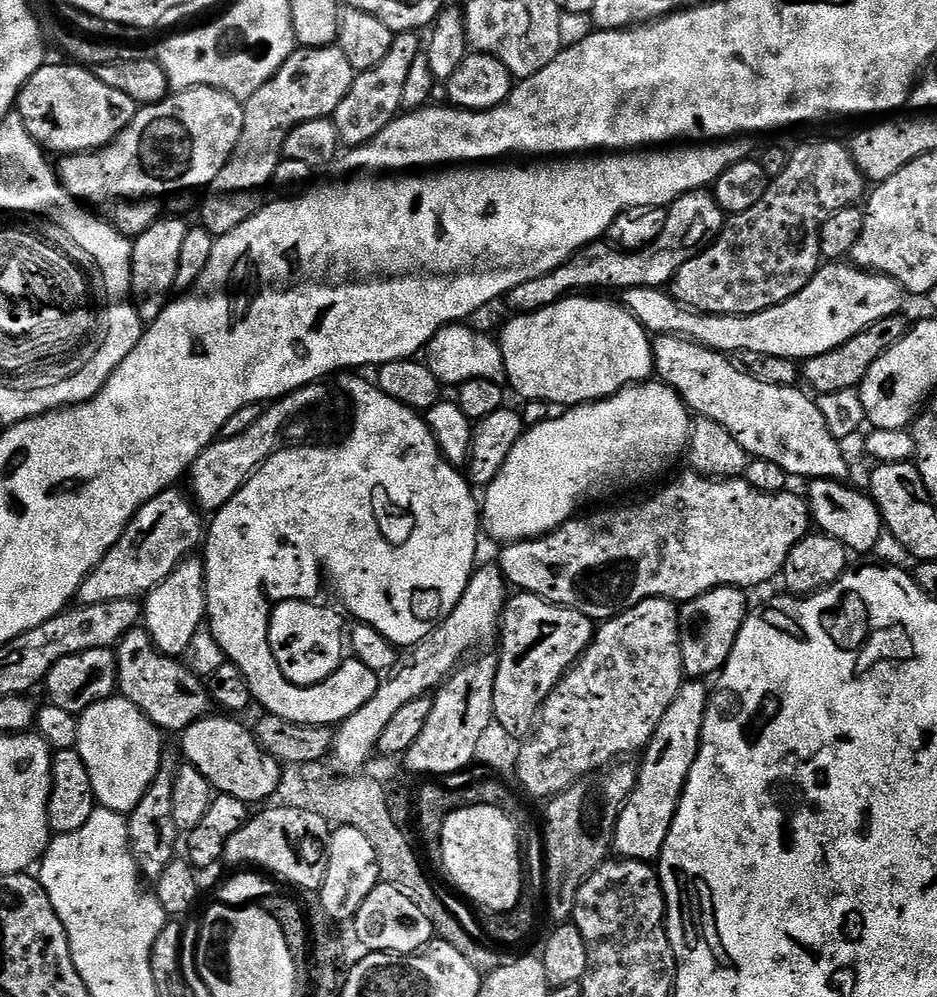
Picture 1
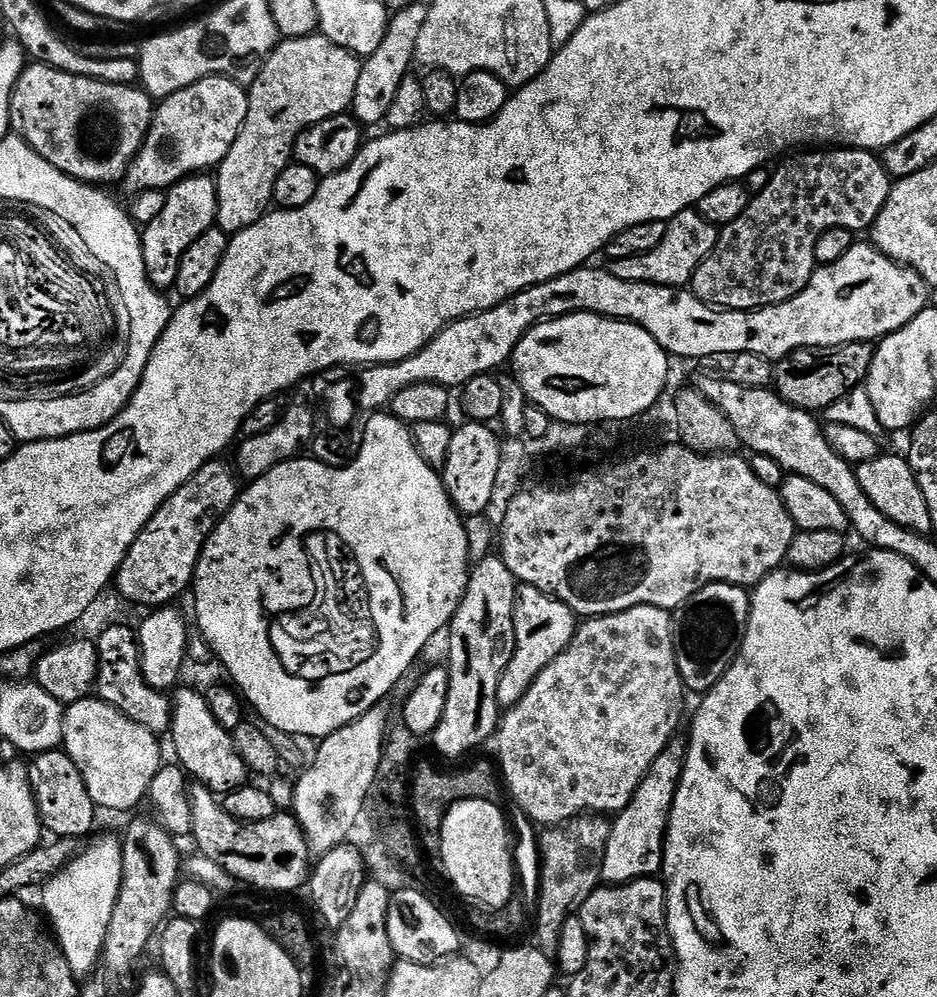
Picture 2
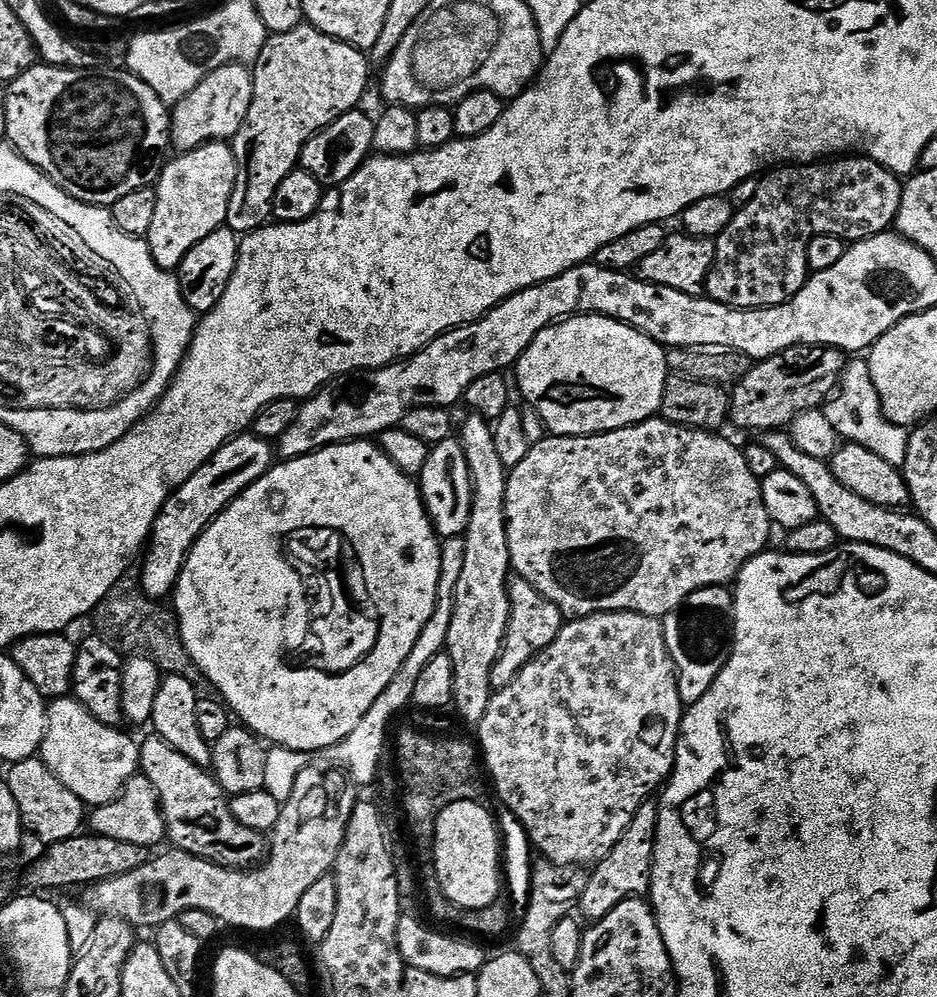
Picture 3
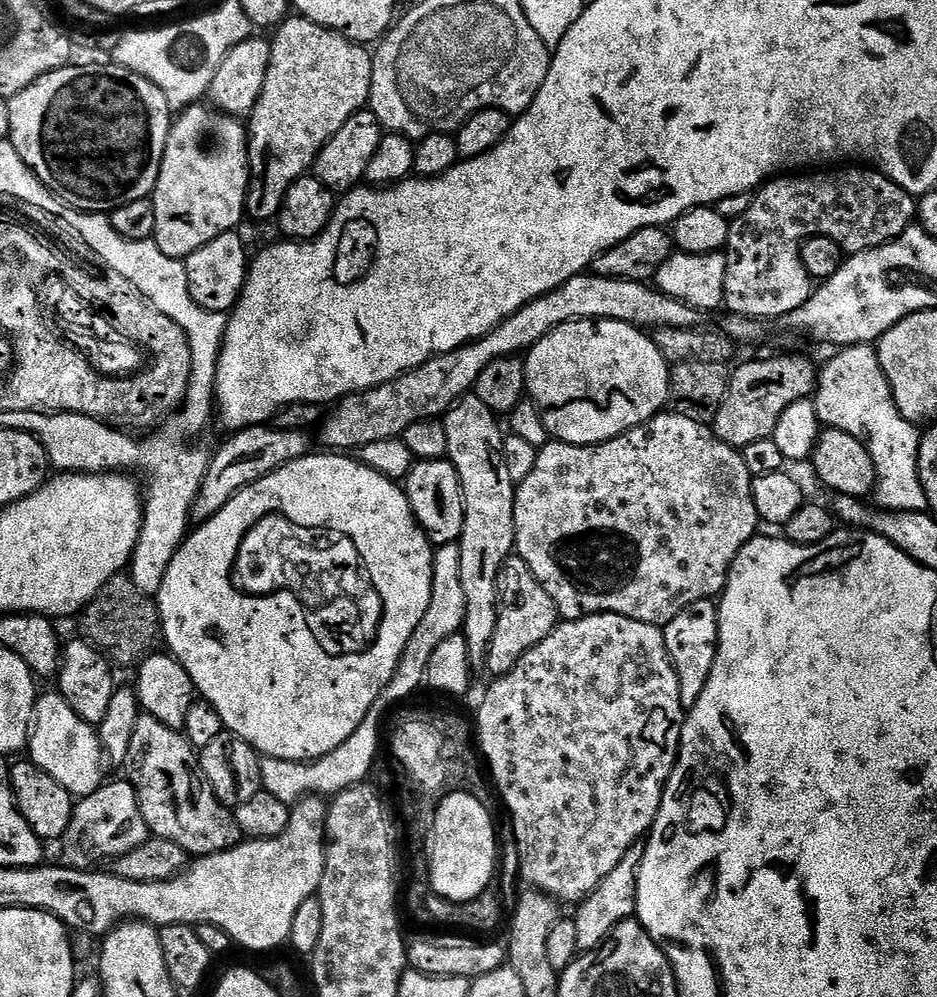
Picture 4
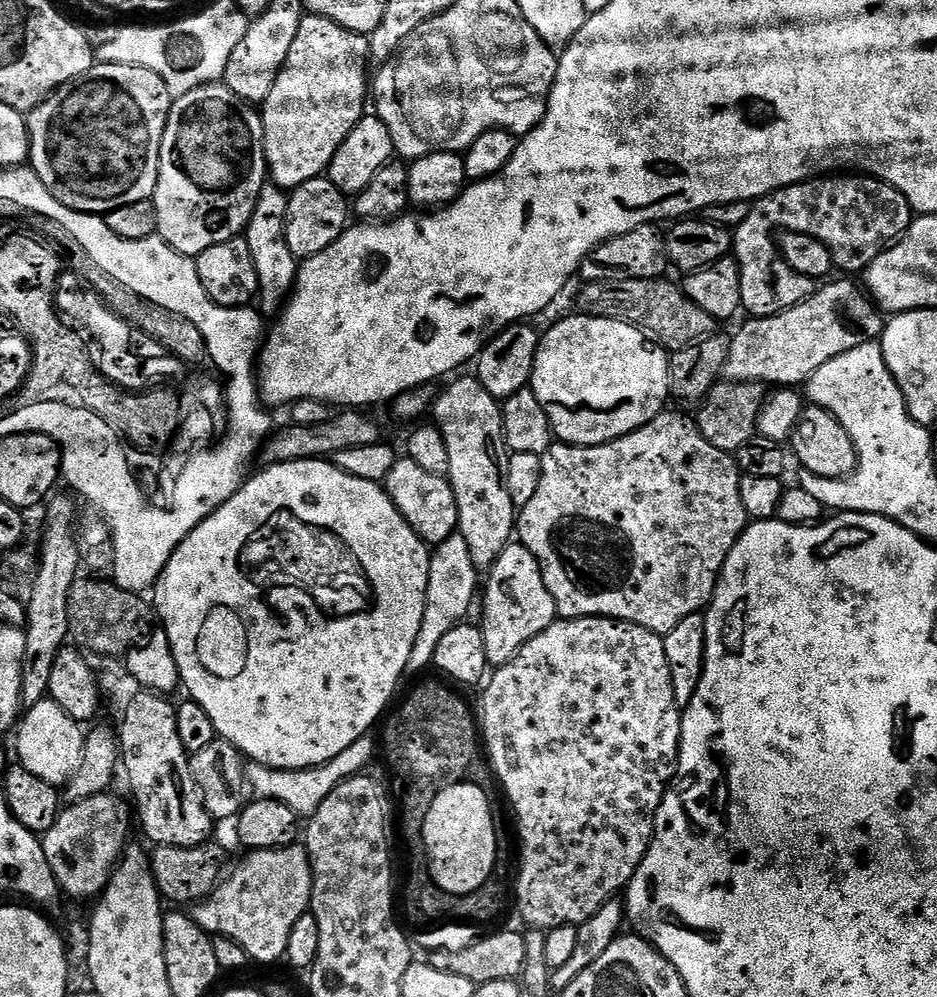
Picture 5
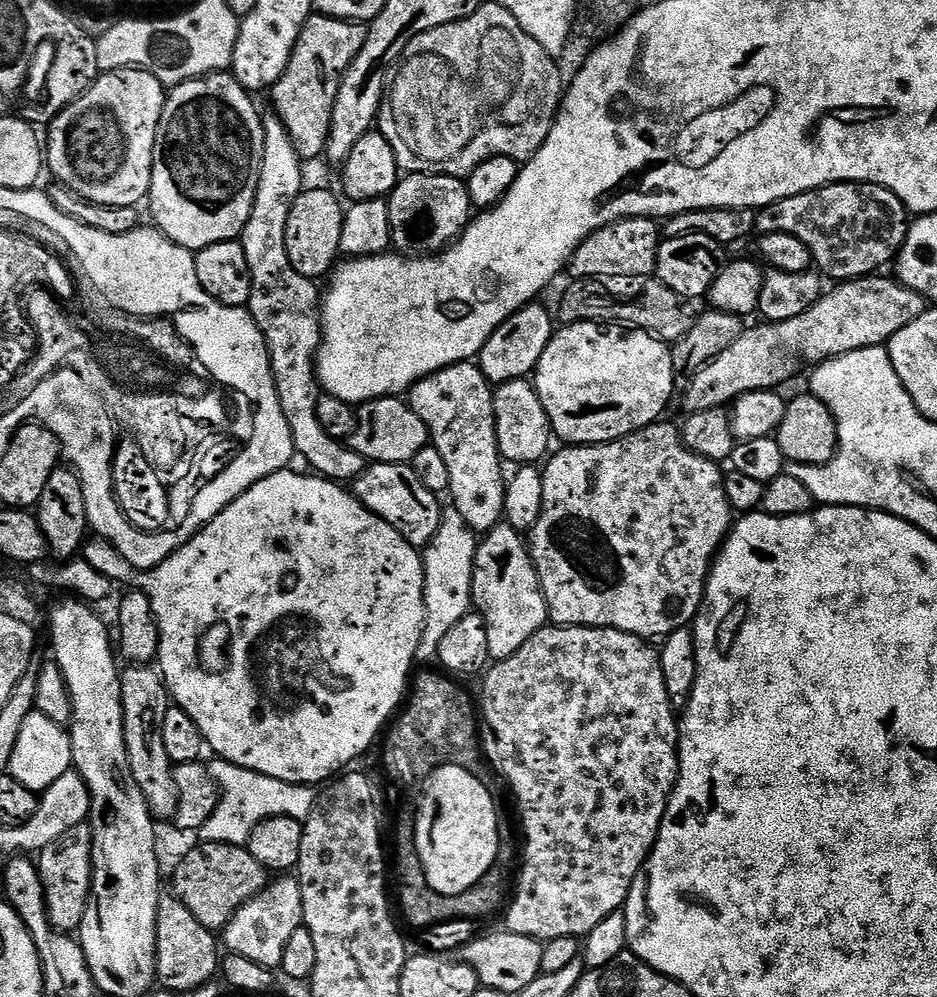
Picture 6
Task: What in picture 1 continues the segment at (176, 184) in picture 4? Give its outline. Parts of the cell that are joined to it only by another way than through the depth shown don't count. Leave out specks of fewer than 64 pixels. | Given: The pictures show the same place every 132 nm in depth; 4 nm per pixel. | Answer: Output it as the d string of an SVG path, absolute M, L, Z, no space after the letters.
M160 218L132 240L132 296L145 325L152 324L170 302L176 288L178 253L189 227L184 218Z

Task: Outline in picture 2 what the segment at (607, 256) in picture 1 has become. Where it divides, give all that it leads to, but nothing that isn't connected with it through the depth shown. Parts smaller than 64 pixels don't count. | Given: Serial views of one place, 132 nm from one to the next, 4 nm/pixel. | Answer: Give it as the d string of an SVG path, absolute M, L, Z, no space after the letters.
M695 210L680 212L674 219L667 221L666 238L641 256L622 258L611 261L610 270L618 278L626 282L642 282L643 284L661 284L667 288L684 288L691 285L692 276L698 266L714 250L718 235L717 225L706 222Z

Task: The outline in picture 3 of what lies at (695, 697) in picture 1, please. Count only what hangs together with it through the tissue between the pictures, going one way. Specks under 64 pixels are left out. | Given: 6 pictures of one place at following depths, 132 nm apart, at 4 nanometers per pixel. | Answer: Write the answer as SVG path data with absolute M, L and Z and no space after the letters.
M655 803L643 804L630 826L626 826L626 834L618 838L614 850L605 860L591 869L592 876L587 877L588 885L582 894L578 912L585 921L595 922L606 918L614 906L623 900L640 898L652 887L652 859L656 849L656 827L658 826L658 808Z

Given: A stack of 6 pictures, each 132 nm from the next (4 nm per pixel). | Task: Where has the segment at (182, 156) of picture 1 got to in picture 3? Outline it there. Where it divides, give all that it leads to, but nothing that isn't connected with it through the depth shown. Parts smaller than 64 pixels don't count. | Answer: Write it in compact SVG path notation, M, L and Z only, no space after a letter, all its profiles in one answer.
M227 64L214 70L171 109L175 151L189 152L203 144L231 141L243 126L253 98L252 74L245 65Z

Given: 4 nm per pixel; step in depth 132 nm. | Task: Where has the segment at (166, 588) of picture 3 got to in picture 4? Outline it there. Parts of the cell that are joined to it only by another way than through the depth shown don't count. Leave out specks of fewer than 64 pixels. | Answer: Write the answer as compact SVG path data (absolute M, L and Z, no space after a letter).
M253 426L233 431L232 436L211 457L205 480L192 504L191 519L196 522L209 520L214 514L238 495L244 487L270 474L275 468L289 464L300 456L309 455L308 436L302 432L281 430L275 426Z

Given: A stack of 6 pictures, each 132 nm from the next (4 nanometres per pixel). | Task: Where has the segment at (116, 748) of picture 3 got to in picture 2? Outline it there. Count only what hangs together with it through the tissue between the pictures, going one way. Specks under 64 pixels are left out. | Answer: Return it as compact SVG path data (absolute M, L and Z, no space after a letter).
M79 700L64 709L62 748L79 770L97 809L124 812L147 797L150 782L154 782L154 774L162 766L160 743L146 726L138 726L138 722L114 710L105 700Z

